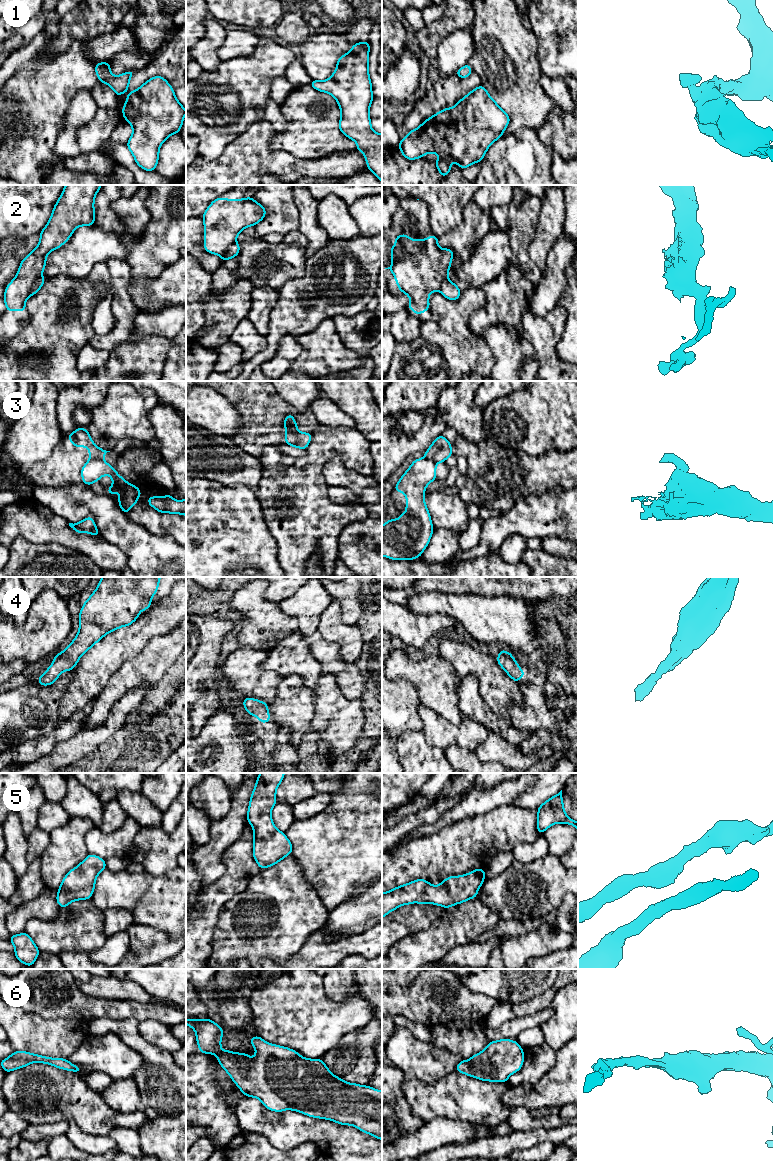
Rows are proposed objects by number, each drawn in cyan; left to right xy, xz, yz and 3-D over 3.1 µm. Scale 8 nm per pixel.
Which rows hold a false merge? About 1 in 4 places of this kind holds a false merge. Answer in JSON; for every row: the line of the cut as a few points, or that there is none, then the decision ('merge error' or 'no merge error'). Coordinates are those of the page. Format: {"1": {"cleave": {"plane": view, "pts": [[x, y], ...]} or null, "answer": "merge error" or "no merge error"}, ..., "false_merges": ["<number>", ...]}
{"1": {"cleave": null, "answer": "no merge error"}, "2": {"cleave": {"plane": "xy", "pts": [[41, 275], [34, 283], [29, 295]]}, "answer": "merge error"}, "3": {"cleave": {"plane": "yz", "pts": [[425, 456], [436, 462]]}, "answer": "merge error"}, "4": {"cleave": null, "answer": "no merge error"}, "5": {"cleave": null, "answer": "no merge error"}, "6": {"cleave": null, "answer": "no merge error"}, "false_merges": ["2", "3"]}

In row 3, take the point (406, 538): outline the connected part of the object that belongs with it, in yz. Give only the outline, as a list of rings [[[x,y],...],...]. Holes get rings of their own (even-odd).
[[[426,457],[415,459],[402,475],[394,490],[406,494],[406,512],[382,525],[382,556],[413,560],[426,549],[434,528],[424,491],[433,480],[437,480],[436,462]]]

